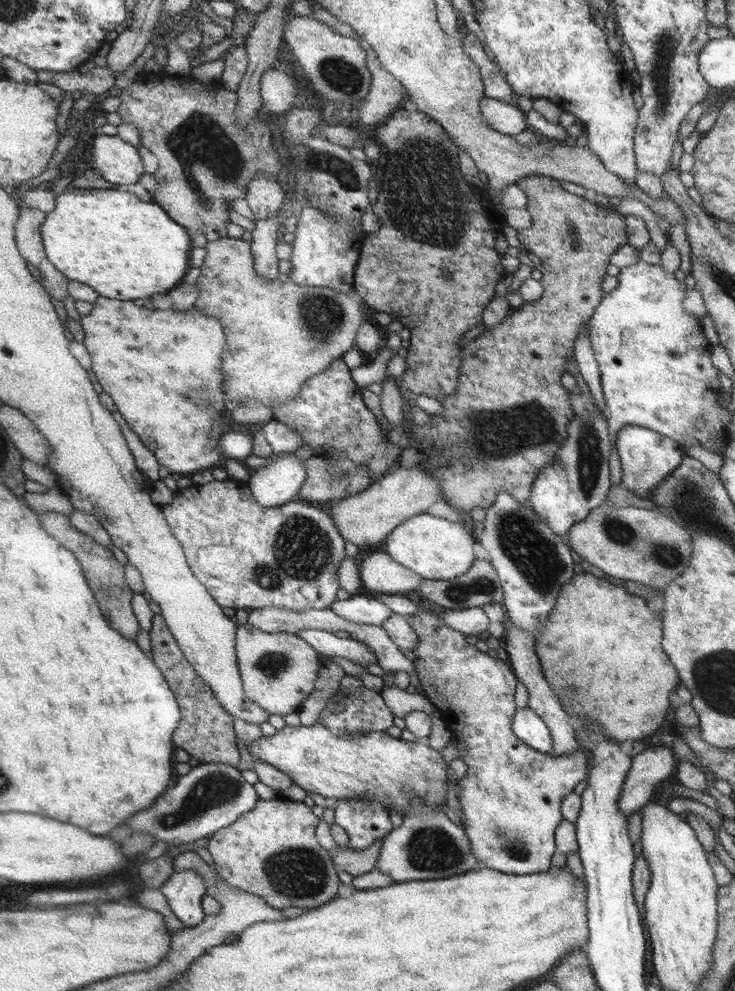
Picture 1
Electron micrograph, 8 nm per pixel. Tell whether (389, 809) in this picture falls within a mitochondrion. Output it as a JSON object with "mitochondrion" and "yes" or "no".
{"mitochondrion":"no"}

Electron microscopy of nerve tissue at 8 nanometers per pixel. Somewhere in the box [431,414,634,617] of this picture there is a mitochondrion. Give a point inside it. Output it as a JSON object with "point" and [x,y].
{"point":[536,557]}

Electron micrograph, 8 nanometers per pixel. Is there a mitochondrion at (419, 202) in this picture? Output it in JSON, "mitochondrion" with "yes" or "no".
{"mitochondrion":"yes"}

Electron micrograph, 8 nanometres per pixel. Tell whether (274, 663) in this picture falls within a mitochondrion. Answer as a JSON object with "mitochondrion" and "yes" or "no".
{"mitochondrion":"yes"}

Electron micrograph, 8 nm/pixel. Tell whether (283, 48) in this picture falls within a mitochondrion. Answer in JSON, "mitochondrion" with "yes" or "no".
{"mitochondrion":"no"}

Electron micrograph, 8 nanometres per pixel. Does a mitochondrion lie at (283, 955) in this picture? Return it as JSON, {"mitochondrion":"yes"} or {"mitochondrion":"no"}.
{"mitochondrion":"no"}

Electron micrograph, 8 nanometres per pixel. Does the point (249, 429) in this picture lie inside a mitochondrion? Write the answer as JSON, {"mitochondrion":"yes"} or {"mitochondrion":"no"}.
{"mitochondrion":"no"}

